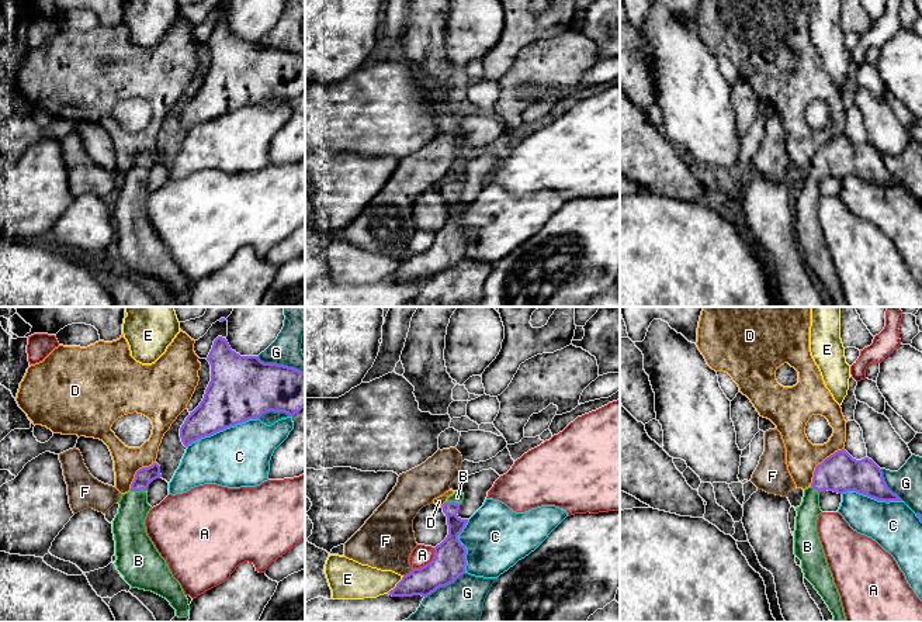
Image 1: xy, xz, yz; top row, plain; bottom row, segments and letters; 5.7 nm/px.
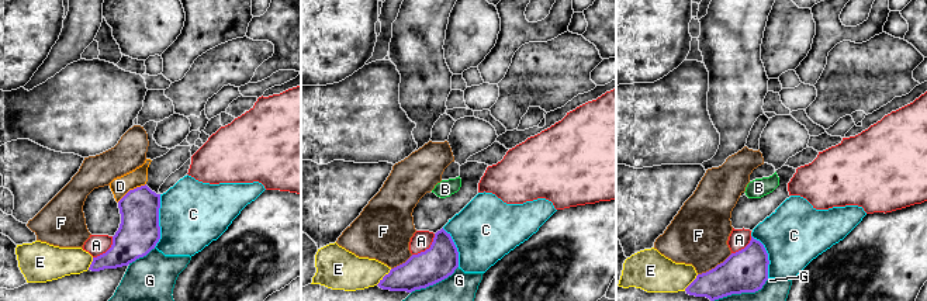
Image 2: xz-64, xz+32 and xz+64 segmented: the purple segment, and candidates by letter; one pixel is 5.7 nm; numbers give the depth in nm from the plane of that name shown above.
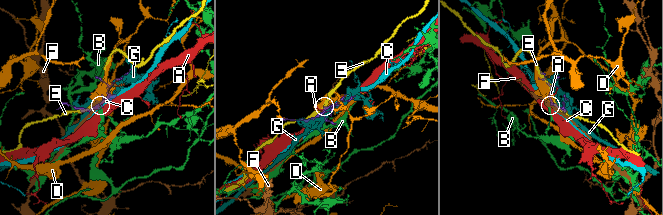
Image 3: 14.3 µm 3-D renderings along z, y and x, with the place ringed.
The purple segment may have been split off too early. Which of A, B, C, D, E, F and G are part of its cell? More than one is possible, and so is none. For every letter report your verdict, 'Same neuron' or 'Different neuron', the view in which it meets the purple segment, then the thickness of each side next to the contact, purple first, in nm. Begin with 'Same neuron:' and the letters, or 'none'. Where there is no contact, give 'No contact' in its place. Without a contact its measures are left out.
Same neuron: B
A: Different neuron. Touches purple in xz. Thickness 190 nm (purple) against 120 nm
B: Same neuron. Touches purple in xy. Thickness 100 nm (purple) against 190 nm
C: Different neuron. Touches purple in xy. Thickness 360 nm (purple) against 360 nm
D: Different neuron. Touches purple in yz. Thickness 220 nm (purple) against 190 nm
E: Different neuron. Touches purple in xz. Thickness 160 nm (purple) against 200 nm
F: Different neuron. Touches purple in xz. Thickness 190 nm (purple) against 320 nm
G: Different neuron. Touches purple in xy. Thickness 360 nm (purple) against 170 nm

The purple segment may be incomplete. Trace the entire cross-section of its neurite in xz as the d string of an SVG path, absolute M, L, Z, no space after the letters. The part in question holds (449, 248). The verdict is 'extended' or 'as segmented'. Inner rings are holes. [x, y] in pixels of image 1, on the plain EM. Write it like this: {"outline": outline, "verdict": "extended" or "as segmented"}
{"outline": "M455 176L441 190L447 201L448 220L434 232L433 245L420 252L413 253L403 260L394 274L388 279L392 281L427 281L440 272L454 267L465 258L465 231L458 225L458 220L465 212L468 204L461 204L457 198L464 184L462 176Z", "verdict": "extended"}

